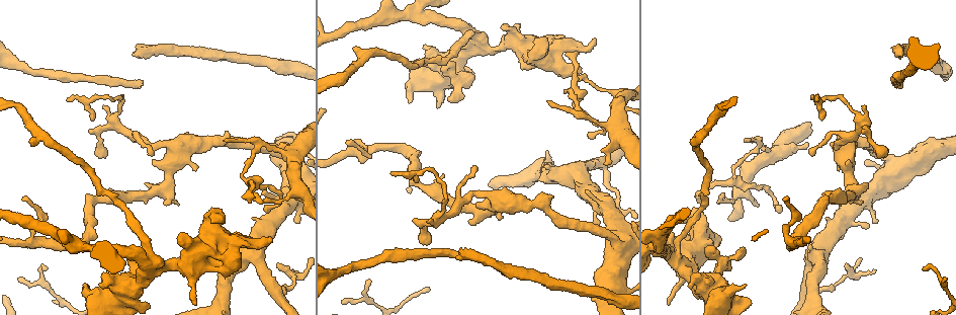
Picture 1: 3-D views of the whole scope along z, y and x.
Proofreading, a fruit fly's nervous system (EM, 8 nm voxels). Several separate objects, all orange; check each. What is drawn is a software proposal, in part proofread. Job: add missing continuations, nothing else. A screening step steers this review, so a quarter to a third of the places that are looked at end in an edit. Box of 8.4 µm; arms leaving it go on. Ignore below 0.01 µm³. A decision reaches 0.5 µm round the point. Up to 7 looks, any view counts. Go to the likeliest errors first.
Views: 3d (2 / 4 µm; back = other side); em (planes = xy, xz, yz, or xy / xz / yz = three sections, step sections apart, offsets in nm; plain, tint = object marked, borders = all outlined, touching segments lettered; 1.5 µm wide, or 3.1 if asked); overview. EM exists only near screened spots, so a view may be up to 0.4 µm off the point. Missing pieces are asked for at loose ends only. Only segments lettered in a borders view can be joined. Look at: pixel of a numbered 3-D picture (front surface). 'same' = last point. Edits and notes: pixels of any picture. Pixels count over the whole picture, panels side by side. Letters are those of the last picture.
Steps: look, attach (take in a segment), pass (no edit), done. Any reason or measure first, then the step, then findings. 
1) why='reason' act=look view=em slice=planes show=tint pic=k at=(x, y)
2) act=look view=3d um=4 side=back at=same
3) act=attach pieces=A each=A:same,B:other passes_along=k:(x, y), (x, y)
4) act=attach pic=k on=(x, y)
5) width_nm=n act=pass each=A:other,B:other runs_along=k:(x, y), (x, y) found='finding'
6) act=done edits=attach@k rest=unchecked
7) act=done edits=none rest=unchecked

why='an open end' act=look view=3d um=2 pic=1 at=(877, 223)

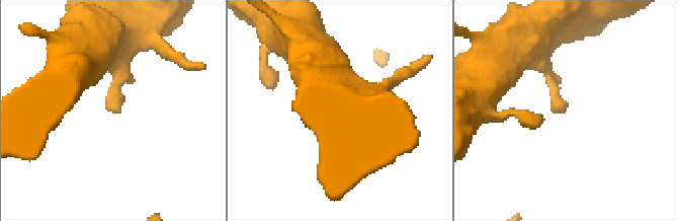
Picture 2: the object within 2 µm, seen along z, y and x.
why='shape alone is not enough' act=look view=em slice=planes show=borders pic=2 at=(564, 107)

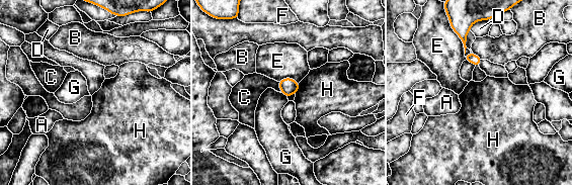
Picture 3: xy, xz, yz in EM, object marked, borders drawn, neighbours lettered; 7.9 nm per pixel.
act=pass each=A:other,B:other,C:other,D:other,E:other,F:other,G:other,H:other border=3:(281, 93), (287, 97) found='no lettered segment goes on from it'

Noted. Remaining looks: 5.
why='thin end' act=look view=3d um=2 pic=1 at=(884, 157)

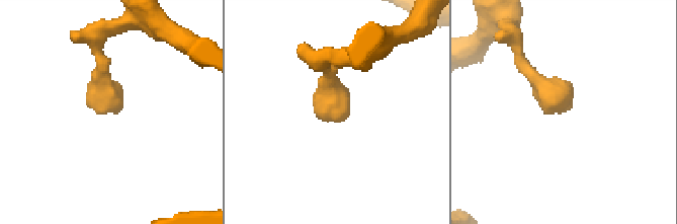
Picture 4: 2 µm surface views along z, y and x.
act=look view=em um=3.1 slice=planes show=borders pic=4 at=(566, 112)

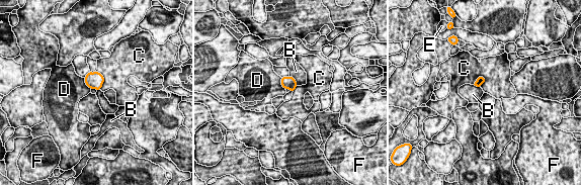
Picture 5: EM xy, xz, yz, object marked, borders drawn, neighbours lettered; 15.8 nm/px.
act=pass each=B:other,C:other,D:other,E:other,F:other border=5:(486, 79), (478, 77), (472, 84) found='no lettered segment goes on from it'

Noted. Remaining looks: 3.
why='free end' act=look view=em slice=planes show=borders pic=1 at=(343, 303)

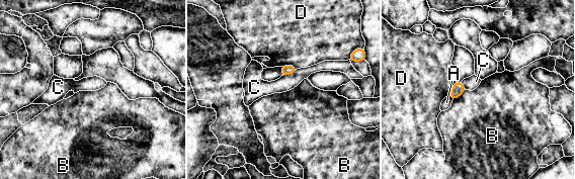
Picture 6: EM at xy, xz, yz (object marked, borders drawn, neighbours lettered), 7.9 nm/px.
longest_contact=D:140nm act=pass each=A:other,B:other,C:other,D:other border=6:(466, 89), (453, 100) found='no lettered segment goes on from it'

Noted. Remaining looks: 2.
act=done edits=none rest=unchecked

